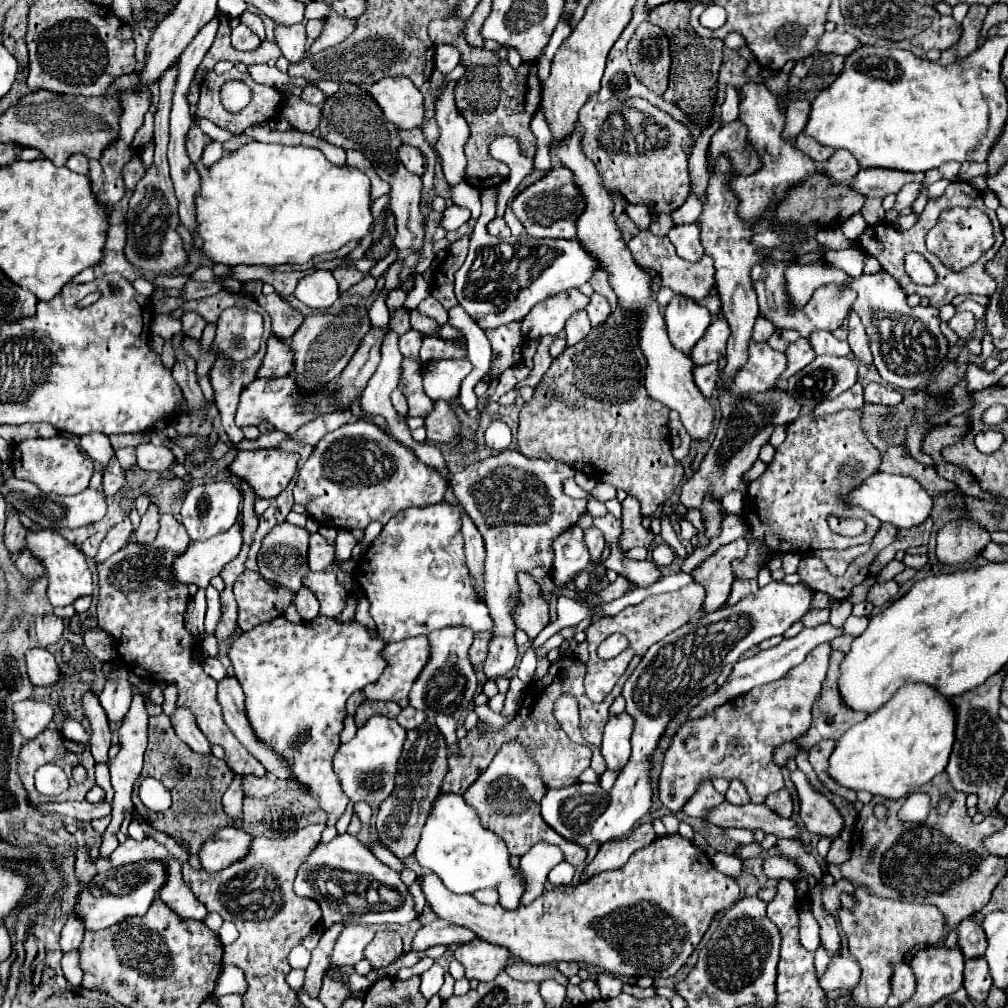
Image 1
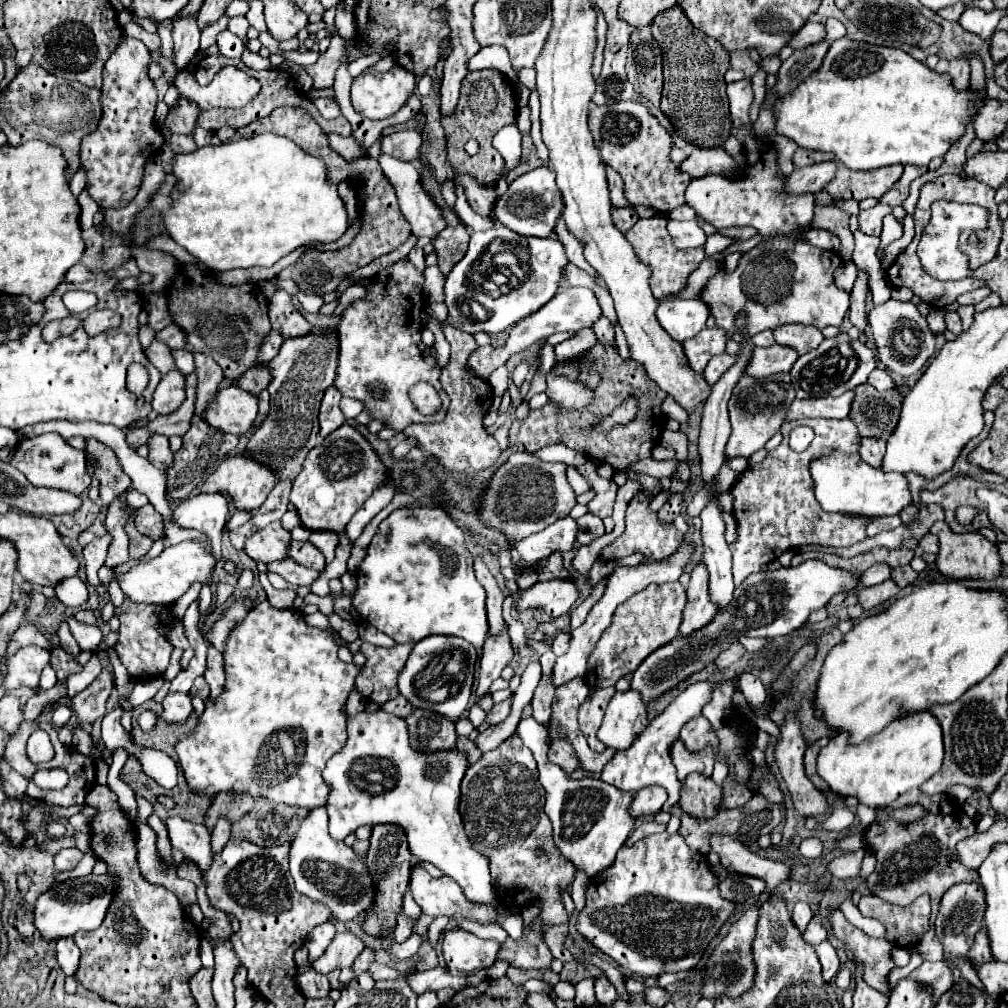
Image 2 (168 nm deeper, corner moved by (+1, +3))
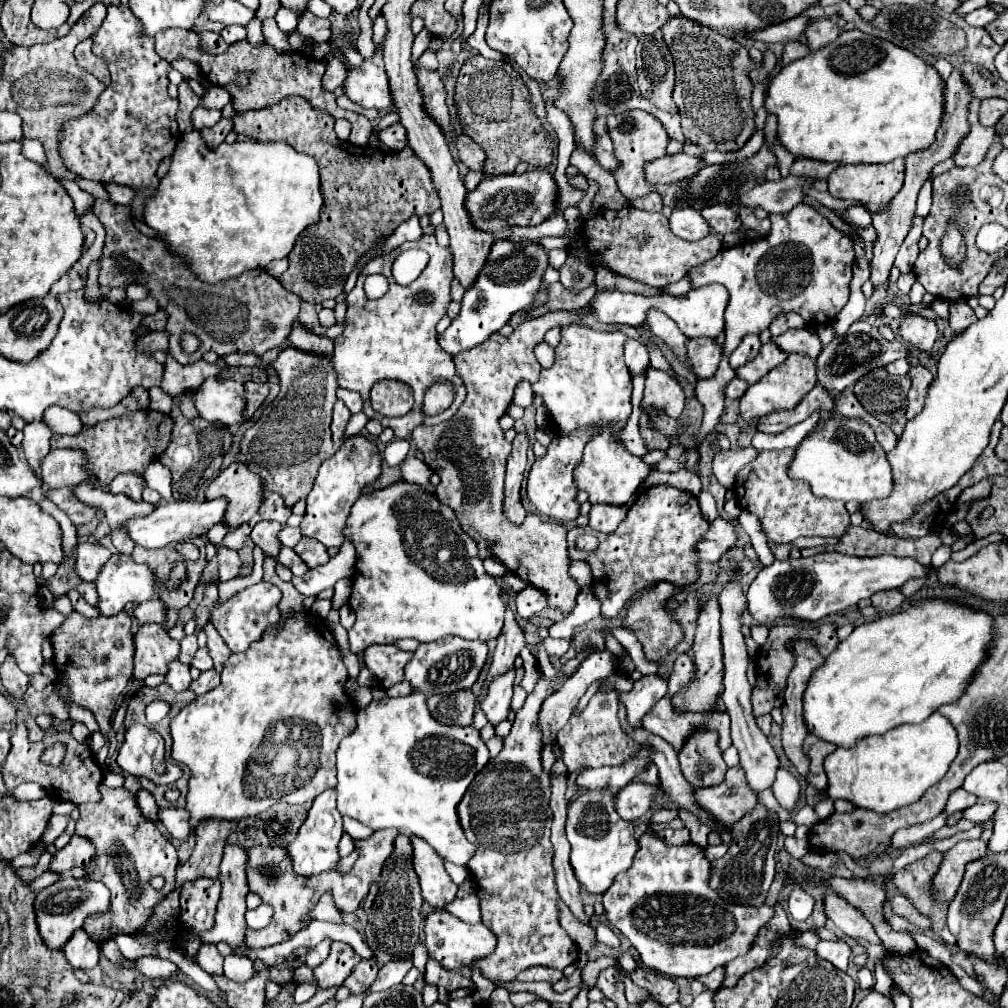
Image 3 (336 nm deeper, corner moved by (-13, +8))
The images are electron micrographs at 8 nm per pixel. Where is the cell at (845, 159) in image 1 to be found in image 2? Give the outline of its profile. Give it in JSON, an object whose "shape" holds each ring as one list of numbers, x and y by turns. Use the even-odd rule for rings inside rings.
{"shape":[[822,162,816,166,806,166,806,168,798,168,788,176,786,182,786,190,790,194,816,194,820,190,824,190,824,186,832,180,832,176,836,176,838,170,838,162]]}

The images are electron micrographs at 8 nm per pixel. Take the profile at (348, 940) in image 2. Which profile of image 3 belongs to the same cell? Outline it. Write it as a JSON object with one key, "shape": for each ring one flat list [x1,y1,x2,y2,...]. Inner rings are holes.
{"shape":[[332,943,332,951,328,959,314,969,314,979,320,989,328,987,340,987,344,979,350,975,350,971,360,963,360,955,354,953,354,949,348,943]]}

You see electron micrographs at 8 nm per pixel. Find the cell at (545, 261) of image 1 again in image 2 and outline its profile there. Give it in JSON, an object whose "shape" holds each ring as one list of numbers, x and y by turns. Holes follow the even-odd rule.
{"shape":[[494,224,488,232,472,232,466,256,452,268,446,278,446,306,450,310,446,322,468,334,504,332,518,320,534,314,560,290,566,274,566,252,558,238,526,238,502,224],[508,254,518,258,520,270,508,270],[524,262,528,270,524,272],[476,308,484,310,482,316]]}

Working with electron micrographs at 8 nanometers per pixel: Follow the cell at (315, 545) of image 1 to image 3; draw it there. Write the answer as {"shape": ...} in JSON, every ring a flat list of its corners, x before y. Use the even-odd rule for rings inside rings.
{"shape":[[302,537,298,541,298,545,294,547,294,551,300,555,300,559,312,569,312,567,318,567,318,565,324,565,330,557,328,557,328,551,322,543,310,539,310,537]]}

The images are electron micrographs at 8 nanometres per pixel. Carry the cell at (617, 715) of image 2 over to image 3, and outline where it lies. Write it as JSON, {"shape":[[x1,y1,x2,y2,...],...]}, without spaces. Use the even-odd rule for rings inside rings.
{"shape":[[642,675,634,681,634,689,622,695,622,703,628,709,628,721,632,727,642,725,642,717,650,711,650,707,668,693,668,683,662,675]]}

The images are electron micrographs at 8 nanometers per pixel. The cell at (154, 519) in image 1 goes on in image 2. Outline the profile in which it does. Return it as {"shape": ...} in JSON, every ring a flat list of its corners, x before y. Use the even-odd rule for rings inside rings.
{"shape":[[134,520,126,522,126,534,130,536,130,558,142,558,150,548,152,548,152,538,150,536,144,536,140,534,136,528,134,528]]}

